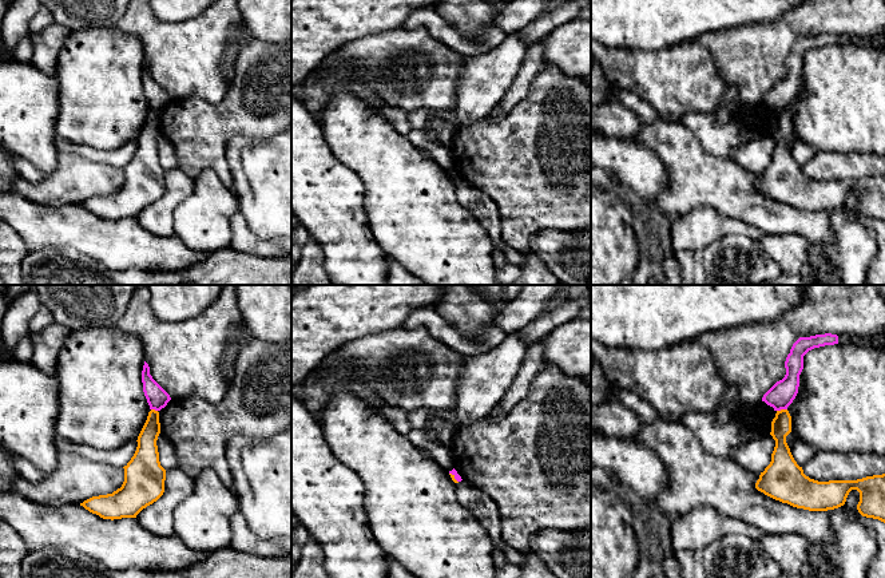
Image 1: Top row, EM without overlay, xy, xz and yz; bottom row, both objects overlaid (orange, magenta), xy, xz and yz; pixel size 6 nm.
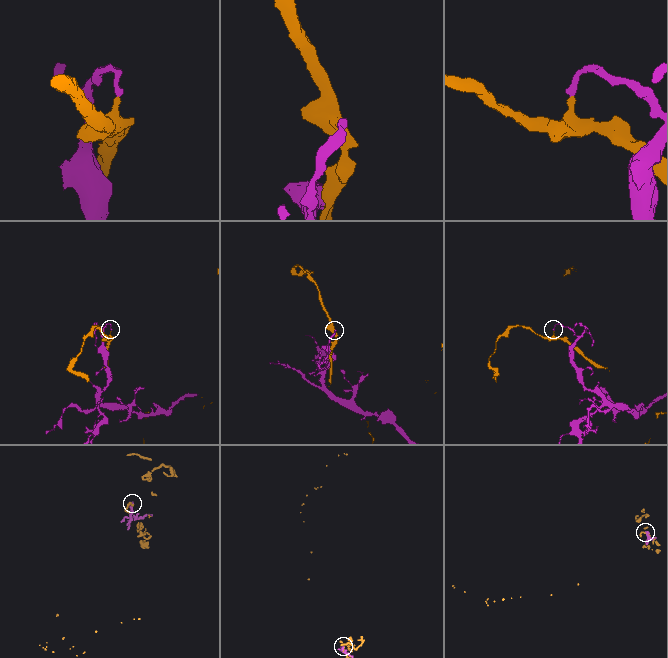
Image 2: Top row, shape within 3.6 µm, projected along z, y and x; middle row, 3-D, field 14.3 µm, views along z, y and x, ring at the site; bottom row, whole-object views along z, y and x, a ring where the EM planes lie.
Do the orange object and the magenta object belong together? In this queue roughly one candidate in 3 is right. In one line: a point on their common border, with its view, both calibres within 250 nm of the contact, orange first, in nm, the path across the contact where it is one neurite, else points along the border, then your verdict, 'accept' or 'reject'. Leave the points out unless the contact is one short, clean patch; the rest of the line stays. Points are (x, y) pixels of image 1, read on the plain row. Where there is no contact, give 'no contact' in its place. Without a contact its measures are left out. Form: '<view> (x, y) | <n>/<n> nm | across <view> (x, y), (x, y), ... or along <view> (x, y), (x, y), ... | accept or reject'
yz (781, 110) | 130/160 nm | along yz (786, 109), (777, 111) | reject

